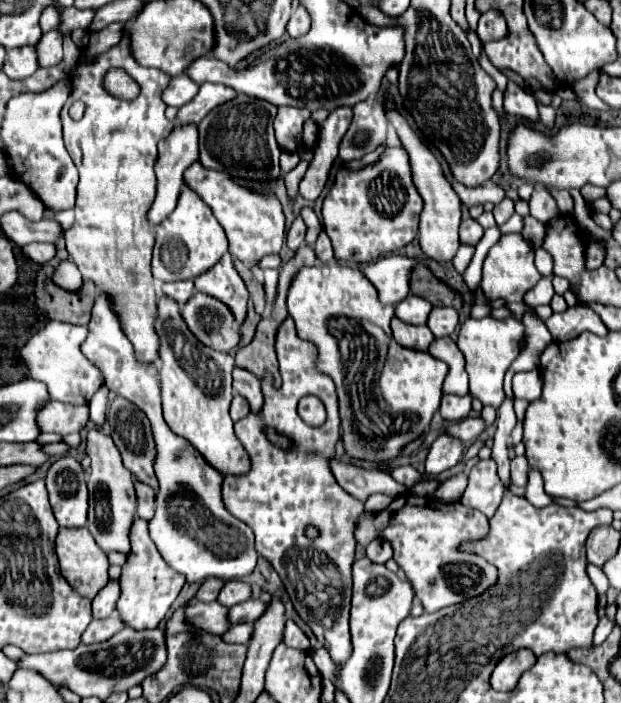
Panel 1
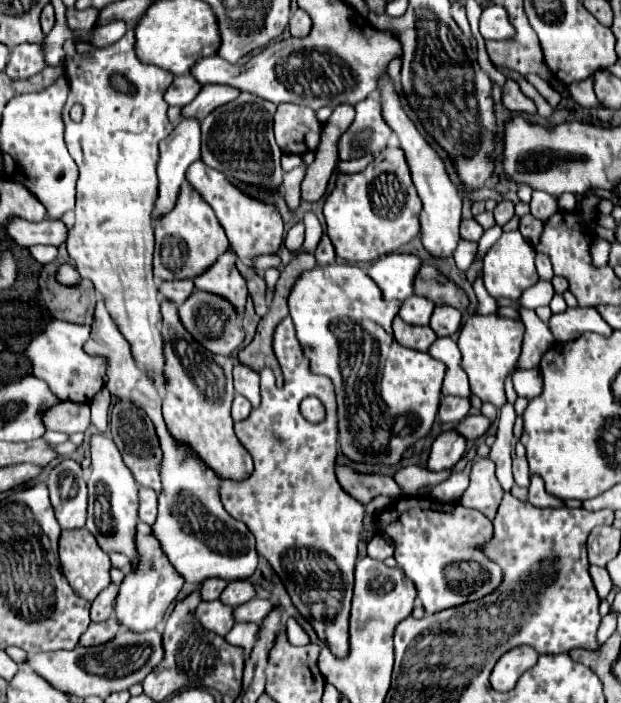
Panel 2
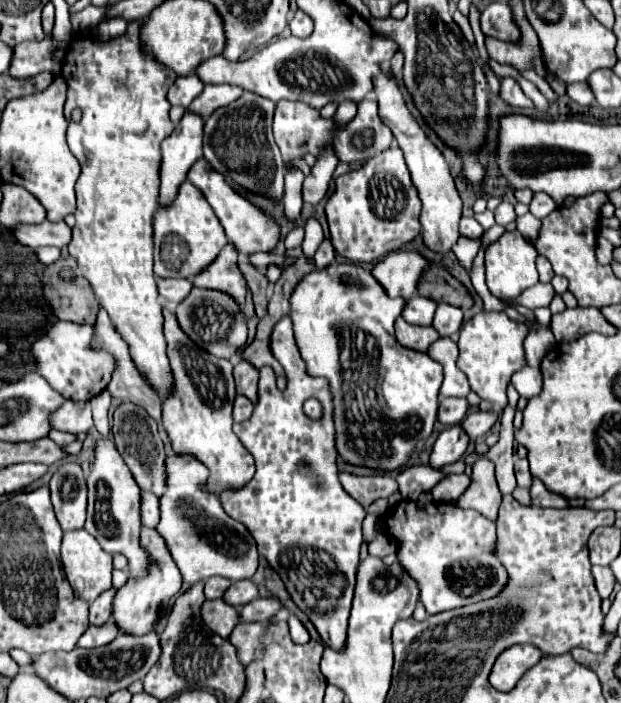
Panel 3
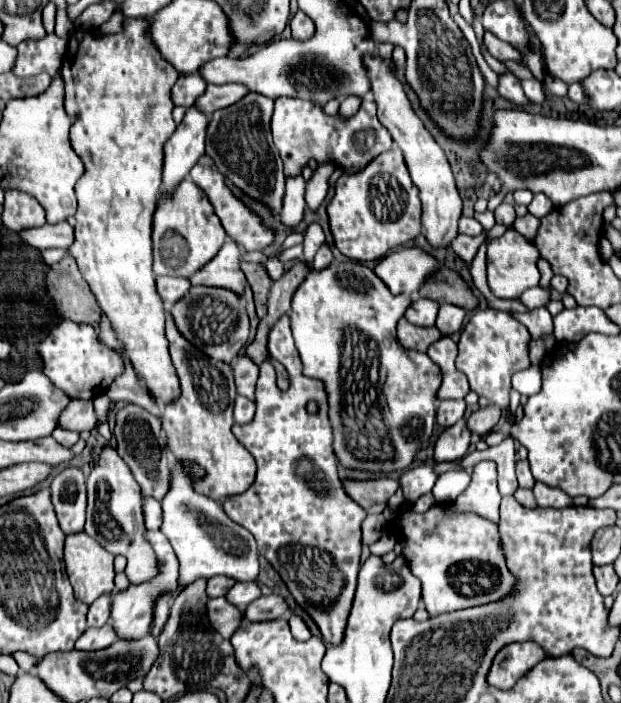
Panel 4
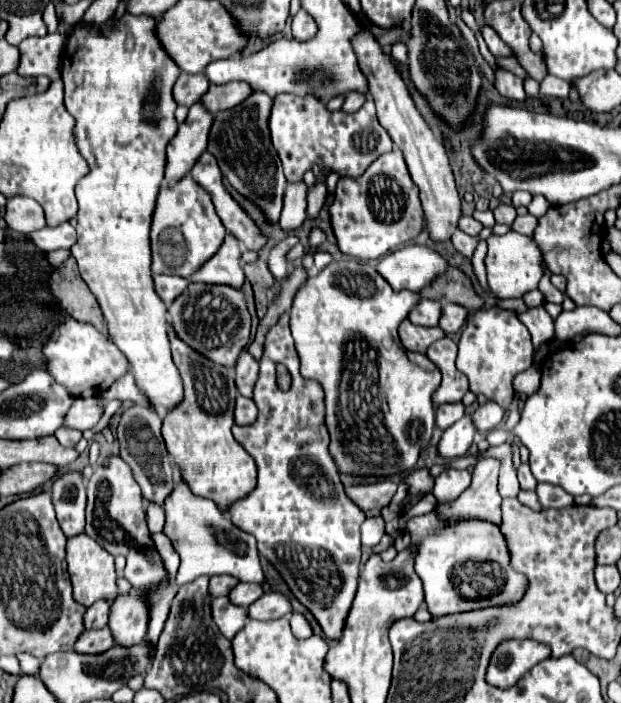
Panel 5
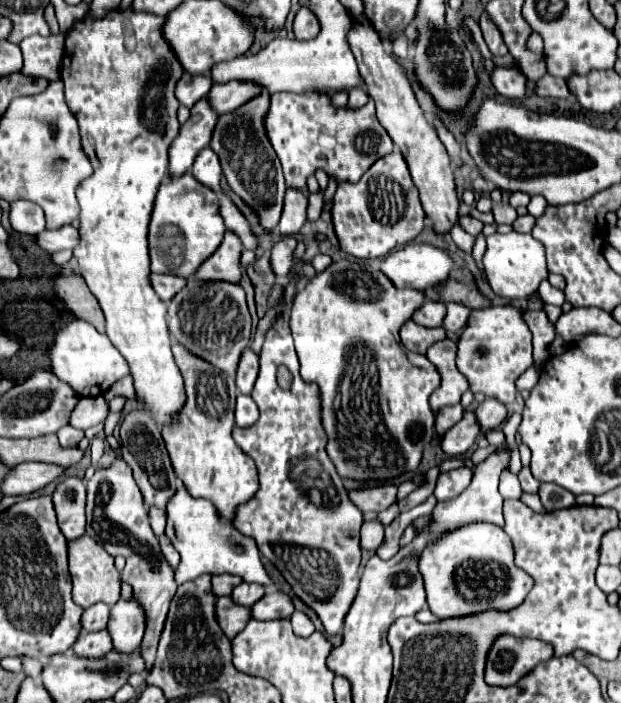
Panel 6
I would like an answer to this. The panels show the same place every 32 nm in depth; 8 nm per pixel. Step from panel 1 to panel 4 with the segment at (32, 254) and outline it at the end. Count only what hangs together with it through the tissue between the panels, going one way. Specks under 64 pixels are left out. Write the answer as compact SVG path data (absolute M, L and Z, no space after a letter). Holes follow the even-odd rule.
M46 248L46 250L40 250L40 256L42 256L42 260L46 264L56 264L64 256L64 250L60 250L60 248Z

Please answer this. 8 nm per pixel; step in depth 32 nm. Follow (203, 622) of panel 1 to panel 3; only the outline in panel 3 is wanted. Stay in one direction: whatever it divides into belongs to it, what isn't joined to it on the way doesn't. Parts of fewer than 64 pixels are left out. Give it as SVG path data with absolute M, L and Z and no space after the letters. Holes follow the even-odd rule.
M220 598L218 600L206 600L200 608L200 618L212 632L216 632L224 638L238 624L236 608L232 608L230 604L224 604L224 600L220 600Z

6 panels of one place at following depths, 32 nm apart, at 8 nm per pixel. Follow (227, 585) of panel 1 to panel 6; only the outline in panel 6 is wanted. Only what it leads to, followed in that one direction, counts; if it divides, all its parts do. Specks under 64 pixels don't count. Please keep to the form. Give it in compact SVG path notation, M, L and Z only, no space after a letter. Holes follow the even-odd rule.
M242 582L232 590L232 600L240 606L252 606L256 600L260 600L260 596L264 596L264 586L260 584Z

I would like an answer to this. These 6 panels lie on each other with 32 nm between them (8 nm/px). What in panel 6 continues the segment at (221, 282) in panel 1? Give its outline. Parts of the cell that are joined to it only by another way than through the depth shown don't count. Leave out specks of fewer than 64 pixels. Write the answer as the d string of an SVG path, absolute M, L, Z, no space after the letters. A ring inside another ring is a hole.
M226 232L220 248L210 256L194 274L198 280L222 280L230 284L242 282L242 266L240 266L242 244L240 238L232 232Z

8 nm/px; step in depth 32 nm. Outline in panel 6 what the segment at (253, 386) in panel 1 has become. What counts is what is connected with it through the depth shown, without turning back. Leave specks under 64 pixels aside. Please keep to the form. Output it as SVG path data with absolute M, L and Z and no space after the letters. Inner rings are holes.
M248 348L242 352L238 370L236 370L236 386L242 394L250 394L254 382L258 378L258 356Z

